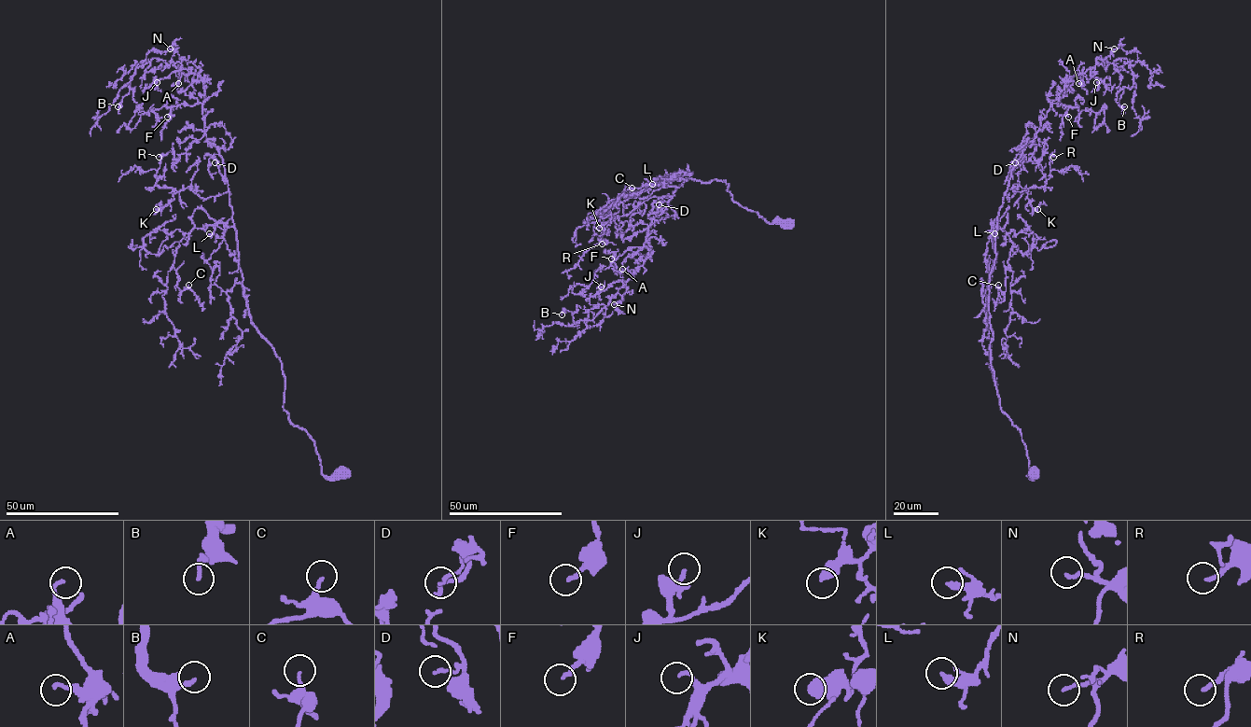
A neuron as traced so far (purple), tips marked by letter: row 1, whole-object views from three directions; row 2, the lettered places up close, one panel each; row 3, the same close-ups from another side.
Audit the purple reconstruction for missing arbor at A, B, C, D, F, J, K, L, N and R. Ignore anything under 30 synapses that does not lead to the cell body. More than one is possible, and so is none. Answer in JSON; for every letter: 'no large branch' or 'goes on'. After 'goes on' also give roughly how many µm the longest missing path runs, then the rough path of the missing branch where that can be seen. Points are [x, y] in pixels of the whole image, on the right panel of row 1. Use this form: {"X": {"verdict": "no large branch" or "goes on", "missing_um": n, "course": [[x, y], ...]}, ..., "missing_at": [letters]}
{"A": {"verdict": "no large branch"}, "B": {"verdict": "no large branch"}, "C": {"verdict": "no large branch"}, "D": {"verdict": "no large branch"}, "F": {"verdict": "no large branch"}, "J": {"verdict": "no large branch"}, "K": {"verdict": "goes on", "missing_um": 40, "course": [[1037, 209], [1044, 208], [1050, 216], [1050, 212], [1055, 210], [1062, 218], [1068, 241]]}, "L": {"verdict": "no large branch"}, "N": {"verdict": "no large branch"}, "R": {"verdict": "goes on", "missing_um": 30, "course": [[1053, 157], [1061, 155], [1065, 148], [1076, 146], [1085, 149], [1081, 157]]}, "missing_at": ["K", "R"]}

